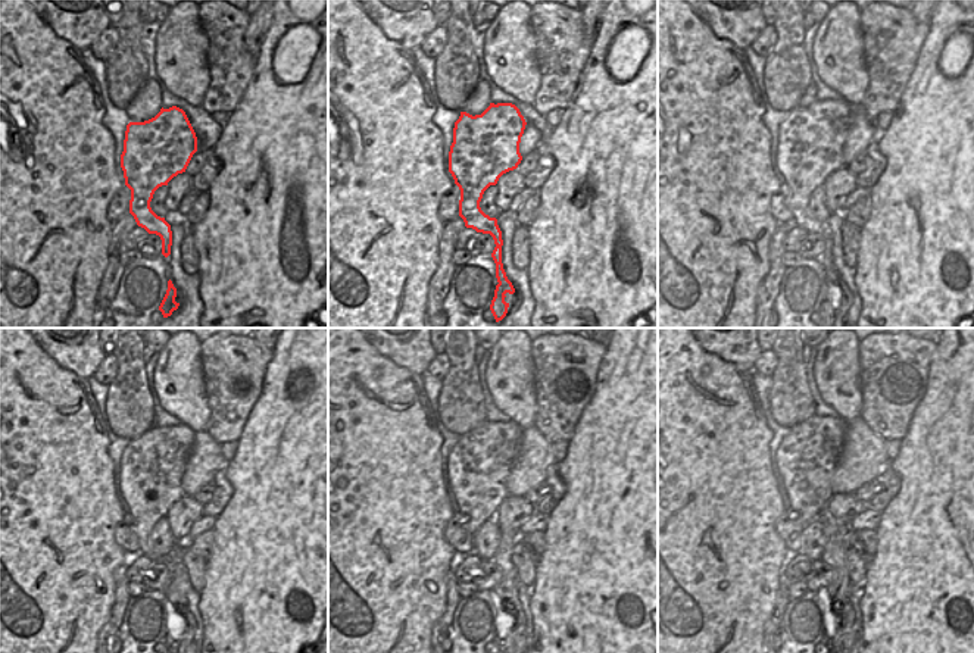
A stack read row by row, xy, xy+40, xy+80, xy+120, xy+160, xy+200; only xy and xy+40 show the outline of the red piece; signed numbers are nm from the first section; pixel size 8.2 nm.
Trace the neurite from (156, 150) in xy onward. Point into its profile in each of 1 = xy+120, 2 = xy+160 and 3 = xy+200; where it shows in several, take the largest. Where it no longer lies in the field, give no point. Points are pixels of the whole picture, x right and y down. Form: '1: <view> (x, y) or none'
1: xy+120 (150, 478)
2: xy+160 (480, 462)
3: xy+200 (807, 458)

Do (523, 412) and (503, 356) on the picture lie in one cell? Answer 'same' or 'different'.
same

